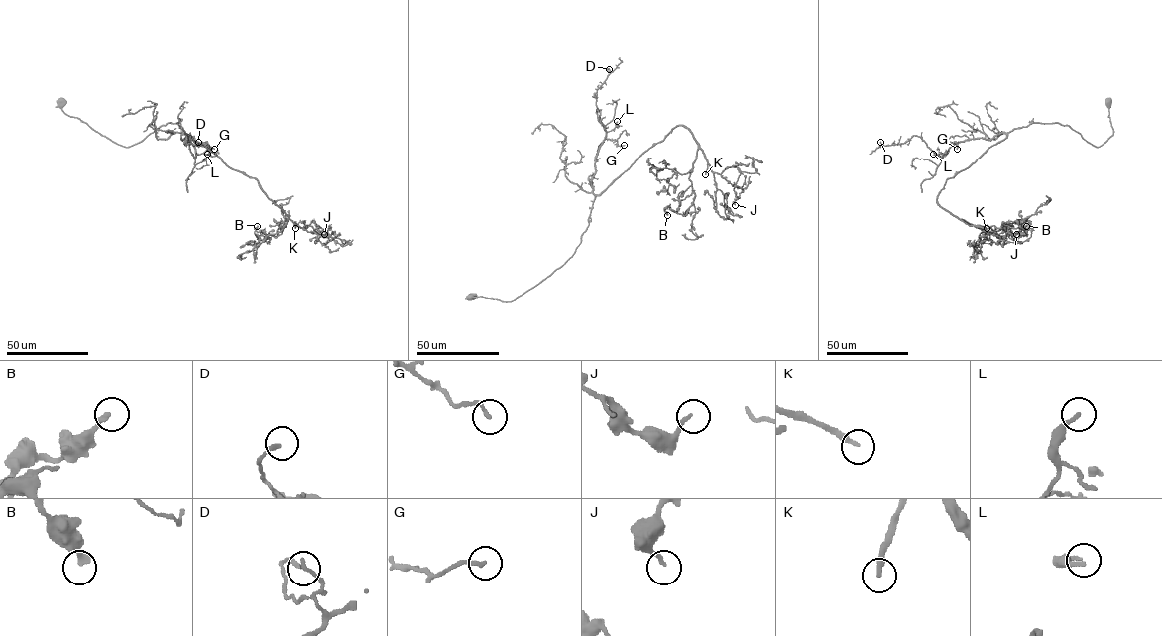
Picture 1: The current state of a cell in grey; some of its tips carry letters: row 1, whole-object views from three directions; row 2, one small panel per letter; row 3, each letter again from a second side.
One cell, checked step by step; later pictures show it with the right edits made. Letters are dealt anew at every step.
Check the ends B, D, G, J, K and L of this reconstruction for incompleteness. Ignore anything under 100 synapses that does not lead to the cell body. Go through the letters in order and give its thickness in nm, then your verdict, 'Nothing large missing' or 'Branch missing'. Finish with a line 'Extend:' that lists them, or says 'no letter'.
B: Thickness 260 nm. Nothing large missing
D: Thickness 150 nm. Nothing large missing
G: Thickness 140 nm. Nothing large missing
J: Thickness 150 nm. Nothing large missing
K: Thickness 200 nm. Branch missing
L: Thickness 170 nm. Nothing large missing
Extend: K

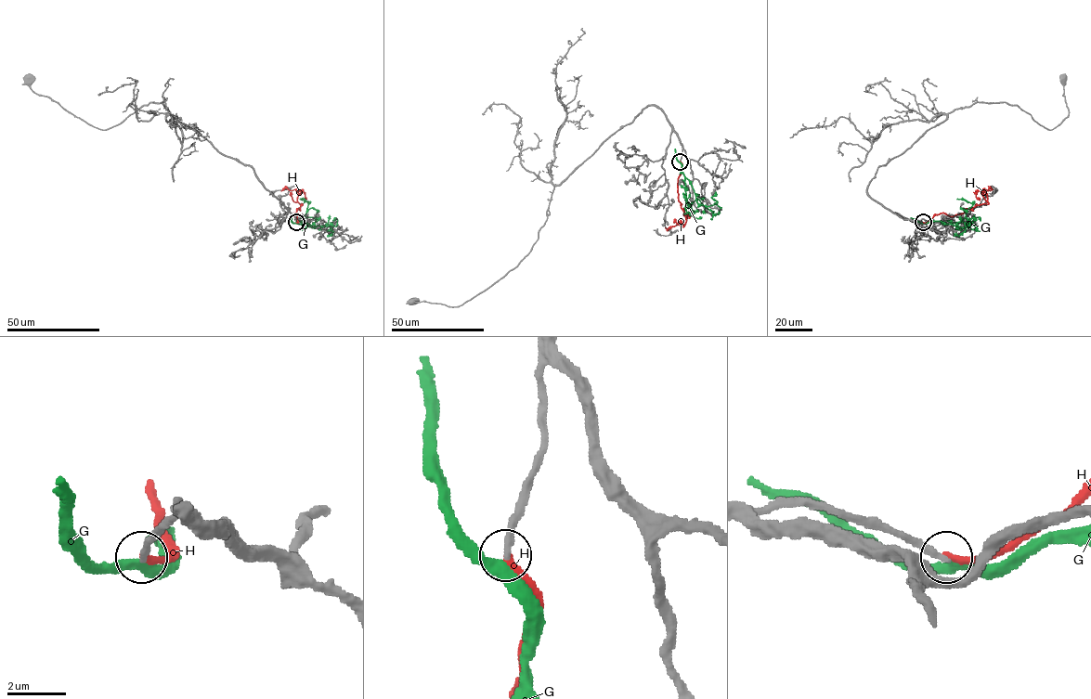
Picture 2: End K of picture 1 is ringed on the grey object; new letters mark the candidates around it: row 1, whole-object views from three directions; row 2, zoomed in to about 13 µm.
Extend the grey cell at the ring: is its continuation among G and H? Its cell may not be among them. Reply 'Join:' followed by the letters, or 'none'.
Join: H

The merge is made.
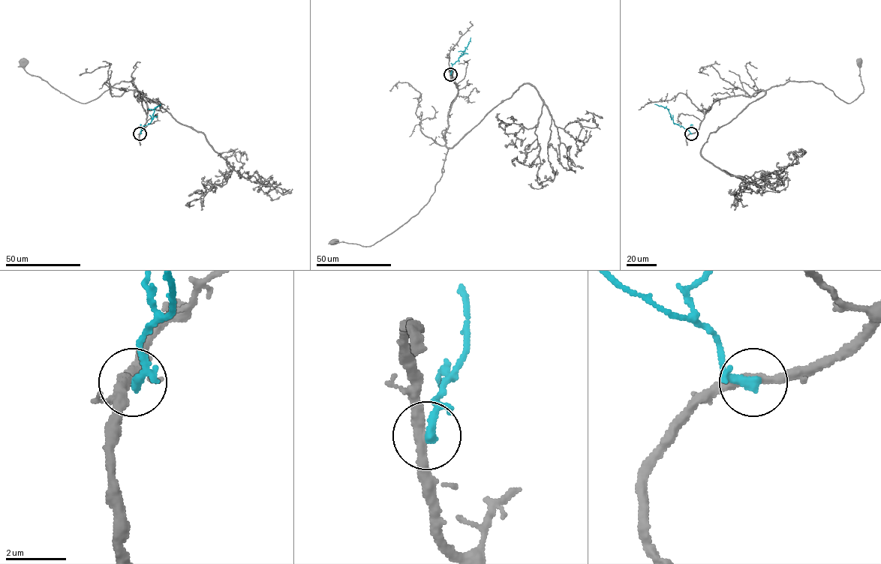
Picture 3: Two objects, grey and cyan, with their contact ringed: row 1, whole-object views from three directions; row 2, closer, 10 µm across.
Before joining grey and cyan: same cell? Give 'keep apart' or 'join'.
keep apart

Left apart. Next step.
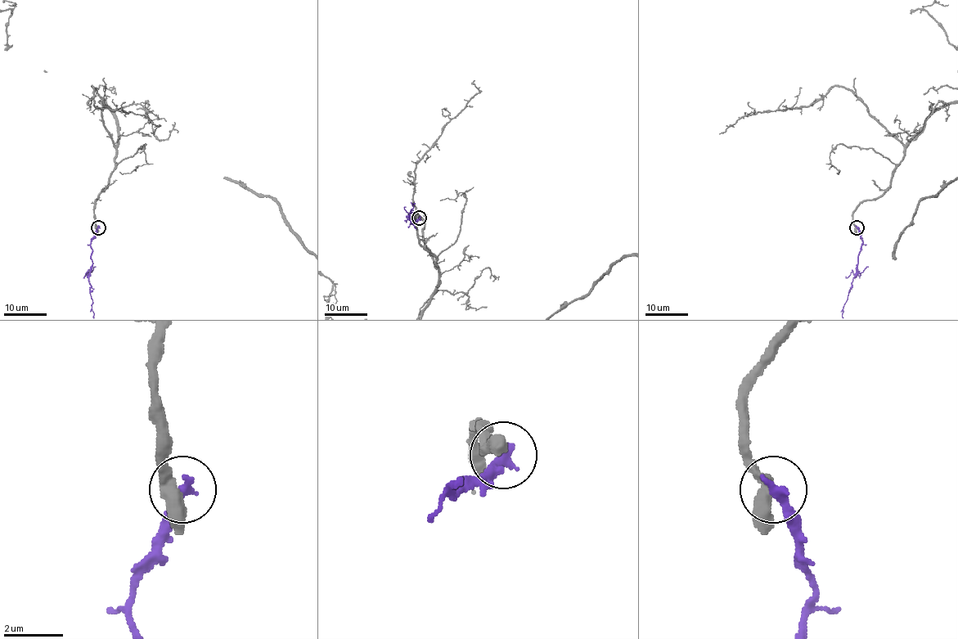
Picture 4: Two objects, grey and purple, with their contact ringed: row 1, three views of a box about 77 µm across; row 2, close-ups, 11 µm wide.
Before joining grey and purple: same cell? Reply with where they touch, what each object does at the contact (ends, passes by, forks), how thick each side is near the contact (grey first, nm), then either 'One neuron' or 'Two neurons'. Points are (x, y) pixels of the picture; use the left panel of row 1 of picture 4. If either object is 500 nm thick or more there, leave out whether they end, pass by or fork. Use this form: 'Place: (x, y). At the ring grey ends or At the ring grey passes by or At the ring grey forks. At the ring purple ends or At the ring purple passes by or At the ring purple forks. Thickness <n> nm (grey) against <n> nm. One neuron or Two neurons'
Place: (98, 227). At the ring grey passes by. At the ring purple ends. Thickness 440 nm (grey) against 360 nm. Two neurons

